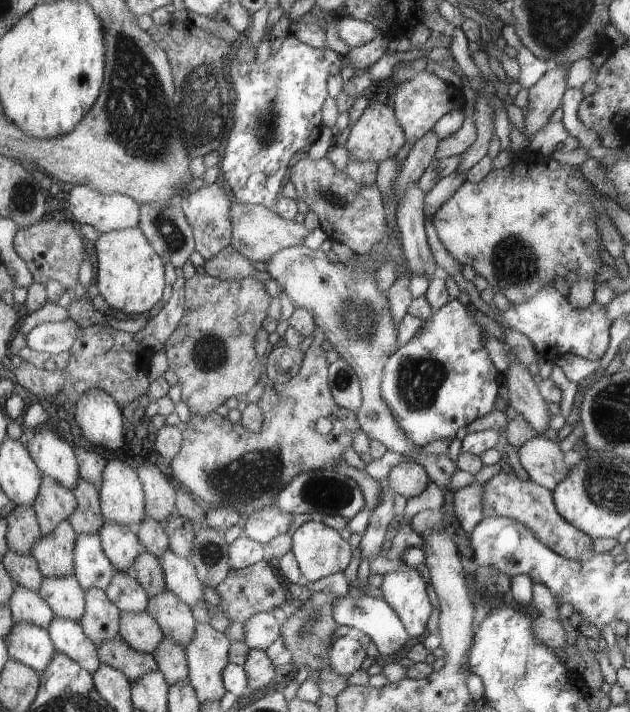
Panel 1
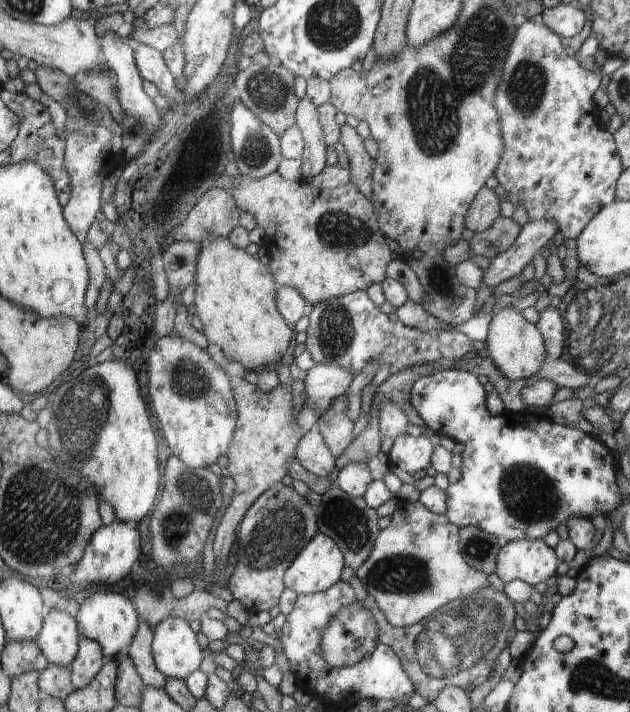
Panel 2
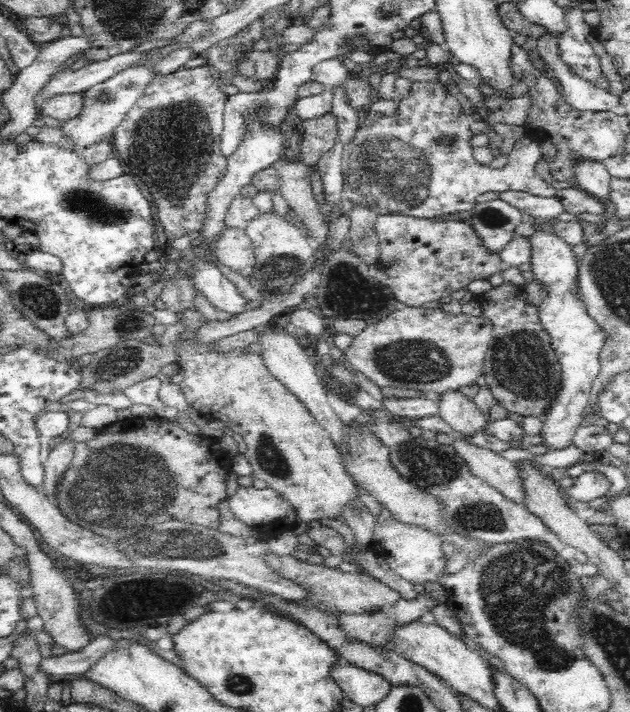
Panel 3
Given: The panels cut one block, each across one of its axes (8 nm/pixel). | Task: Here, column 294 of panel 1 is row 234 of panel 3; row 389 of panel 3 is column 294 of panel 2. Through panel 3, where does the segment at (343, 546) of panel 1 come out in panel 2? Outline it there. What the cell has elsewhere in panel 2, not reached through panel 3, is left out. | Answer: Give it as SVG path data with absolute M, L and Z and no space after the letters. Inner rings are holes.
M318 532L289 566L284 578L286 588L312 594L336 585L344 570L343 552L334 539Z

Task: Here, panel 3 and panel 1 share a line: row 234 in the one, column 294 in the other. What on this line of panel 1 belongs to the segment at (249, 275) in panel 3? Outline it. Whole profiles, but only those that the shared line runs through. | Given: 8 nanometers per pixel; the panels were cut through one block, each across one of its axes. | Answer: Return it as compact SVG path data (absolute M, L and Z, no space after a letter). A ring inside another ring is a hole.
M234 199L230 206L230 220L233 226L231 245L252 262L268 262L274 254L286 248L302 245L309 230L295 220L284 220L272 208L245 204Z

